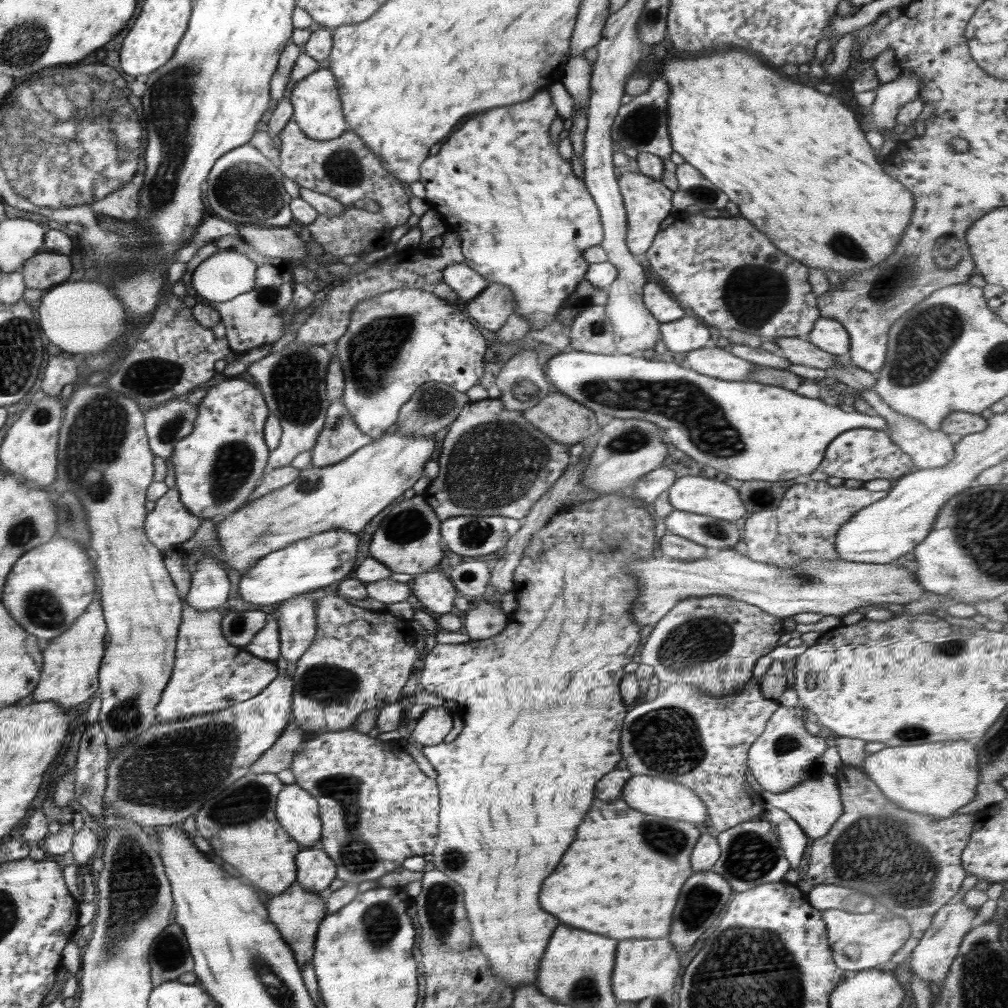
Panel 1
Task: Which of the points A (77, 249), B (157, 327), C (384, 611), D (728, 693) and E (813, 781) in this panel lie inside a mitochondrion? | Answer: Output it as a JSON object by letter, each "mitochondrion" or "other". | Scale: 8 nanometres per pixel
{"A":"other","B":"other","C":"other","D":"other","E":"other"}

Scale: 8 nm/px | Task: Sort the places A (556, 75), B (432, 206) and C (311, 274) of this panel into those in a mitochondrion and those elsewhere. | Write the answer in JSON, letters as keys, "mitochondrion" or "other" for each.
{"A":"other","B":"other","C":"other"}

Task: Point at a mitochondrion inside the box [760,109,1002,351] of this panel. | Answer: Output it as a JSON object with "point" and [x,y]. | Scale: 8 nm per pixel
{"point":[885,289]}

